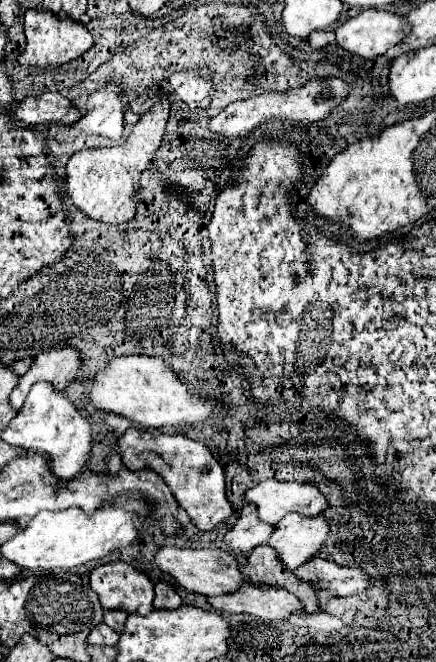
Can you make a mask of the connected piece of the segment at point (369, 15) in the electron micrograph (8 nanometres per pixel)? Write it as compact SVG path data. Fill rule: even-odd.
M363 10L335 28L335 46L365 60L383 56L409 32L403 16L383 10Z

